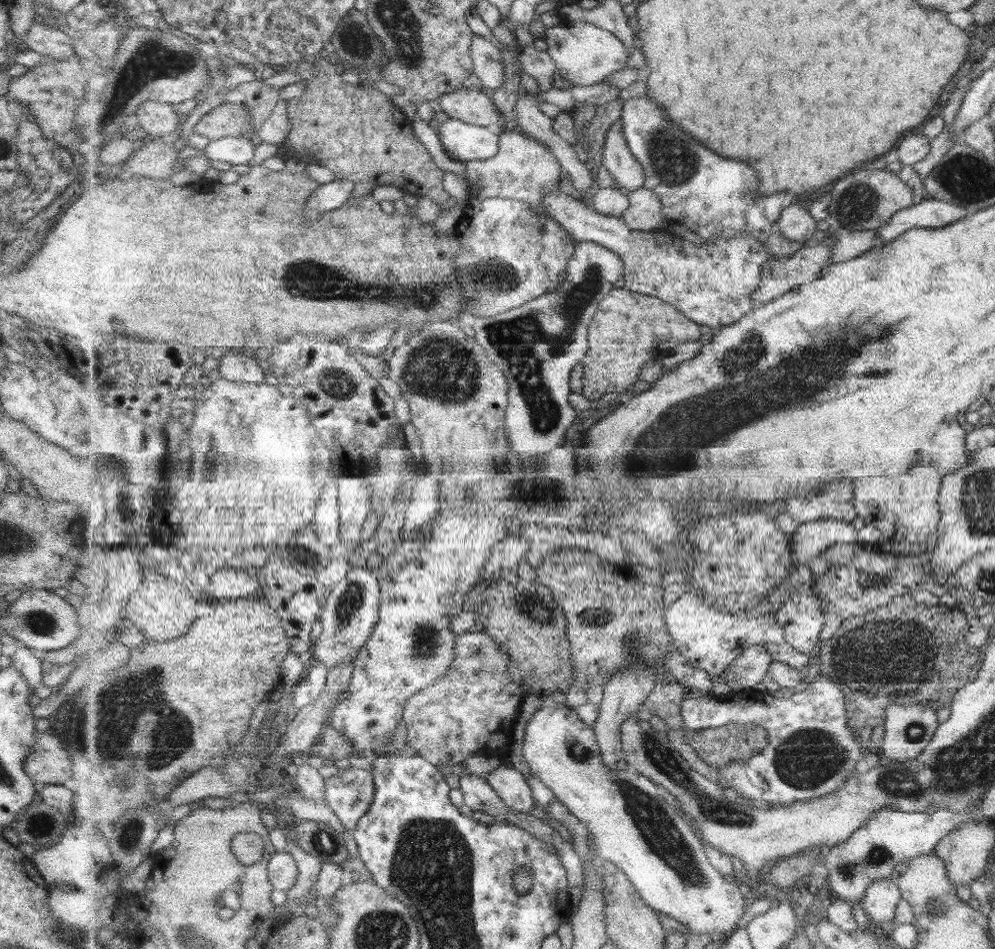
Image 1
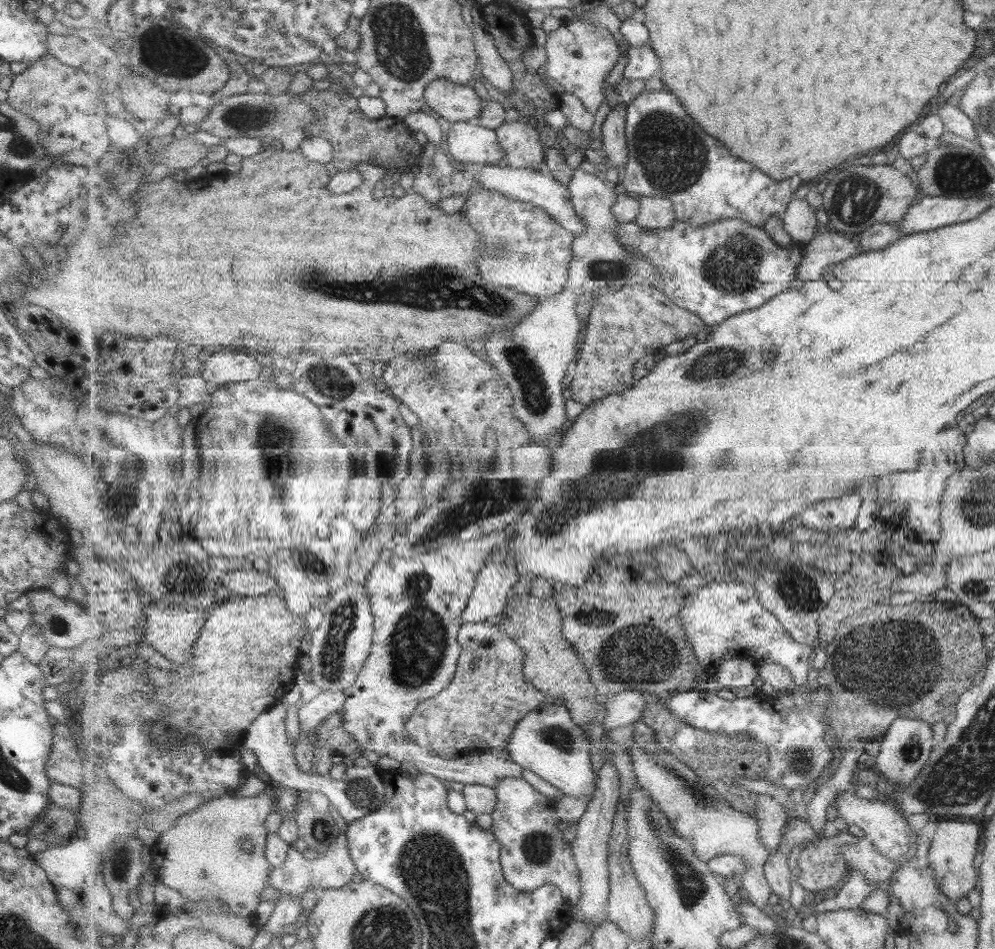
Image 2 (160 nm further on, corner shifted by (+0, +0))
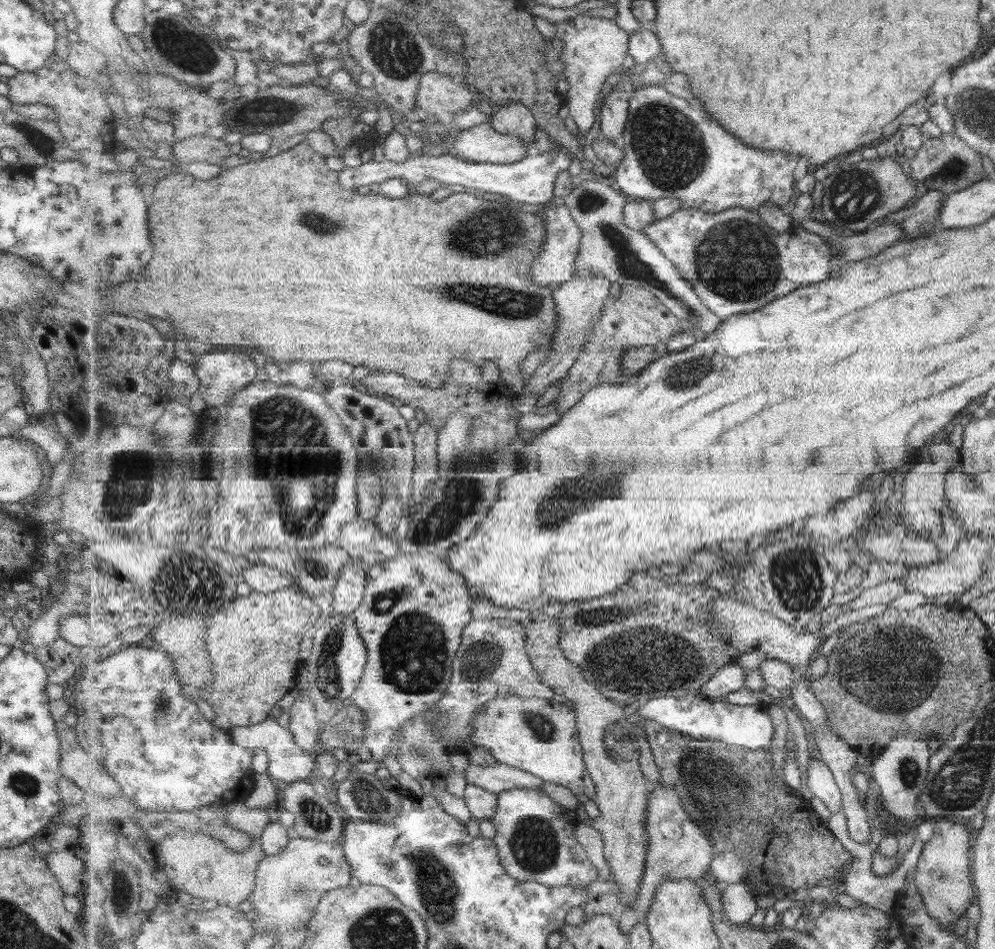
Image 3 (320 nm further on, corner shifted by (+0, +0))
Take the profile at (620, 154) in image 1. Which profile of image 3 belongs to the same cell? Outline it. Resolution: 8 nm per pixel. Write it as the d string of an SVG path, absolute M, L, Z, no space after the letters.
M613 90L604 97L601 105L600 126L603 137L616 145L623 141L623 134L629 120L631 94Z

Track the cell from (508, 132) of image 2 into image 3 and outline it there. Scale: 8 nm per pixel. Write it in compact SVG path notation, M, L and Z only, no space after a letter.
M515 100L498 107L498 112L494 113L493 120L490 122L493 128L502 133L520 136L528 144L528 149L532 148L538 126L533 112L525 108L521 101Z

